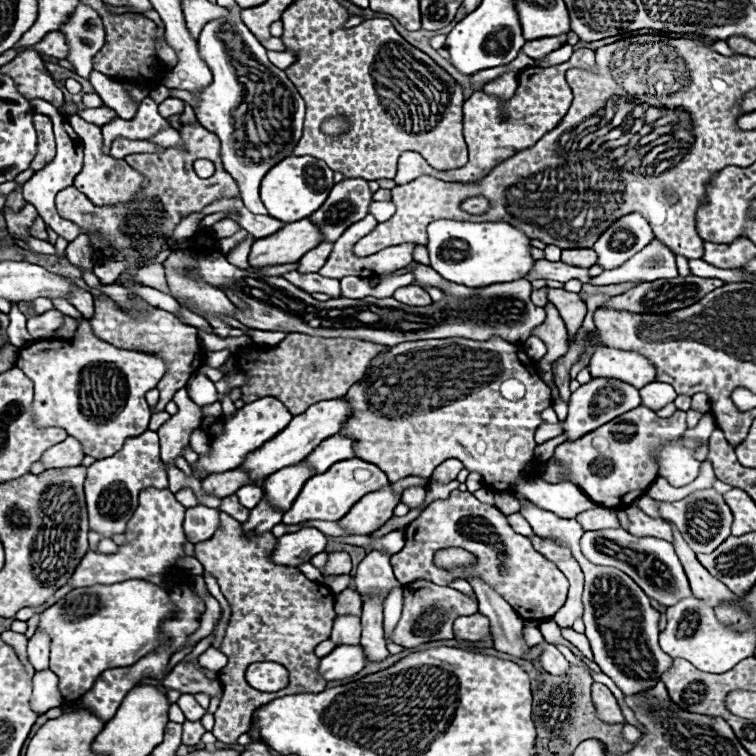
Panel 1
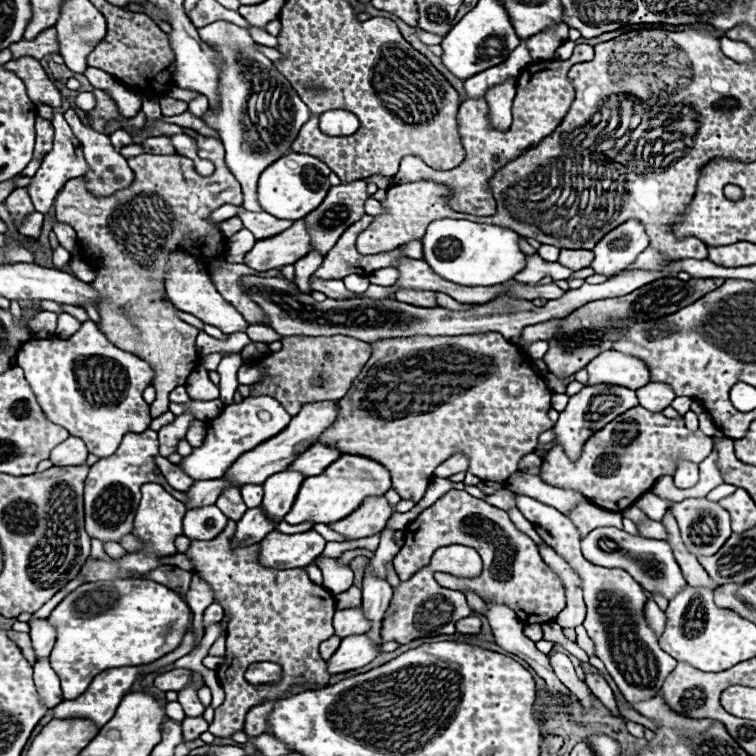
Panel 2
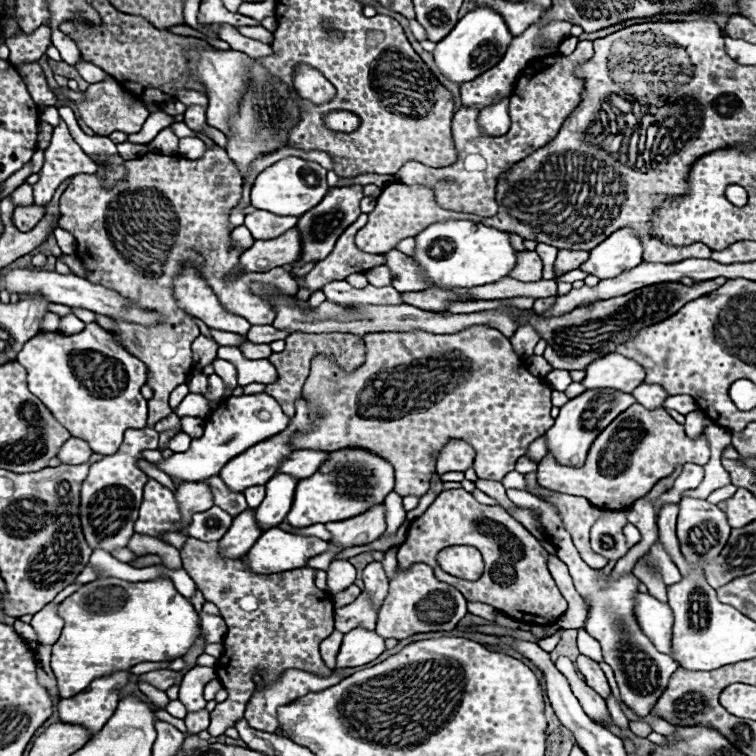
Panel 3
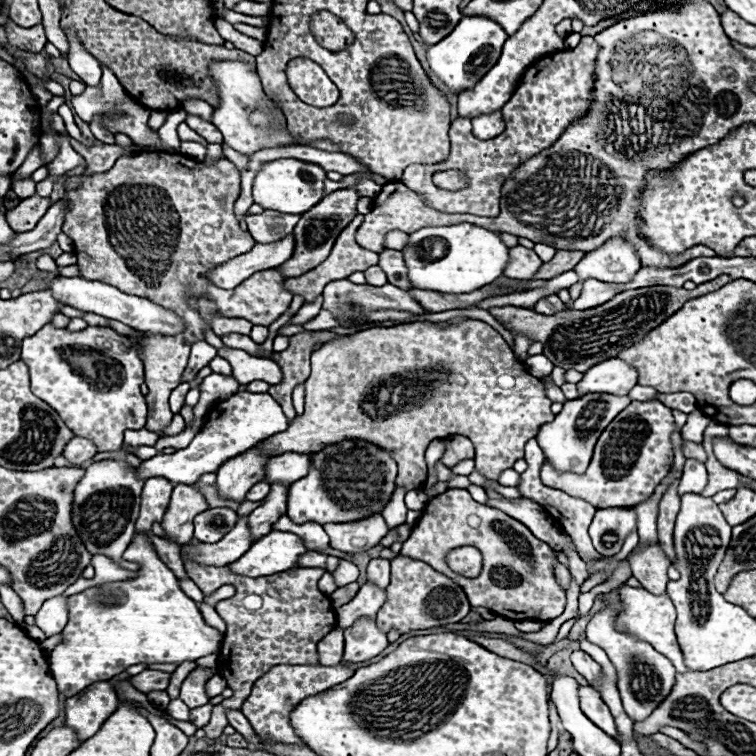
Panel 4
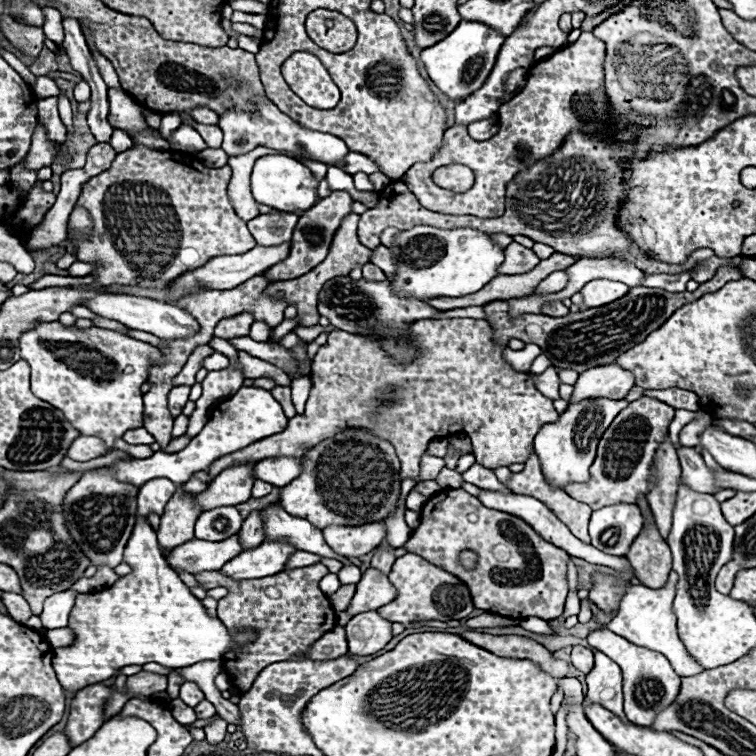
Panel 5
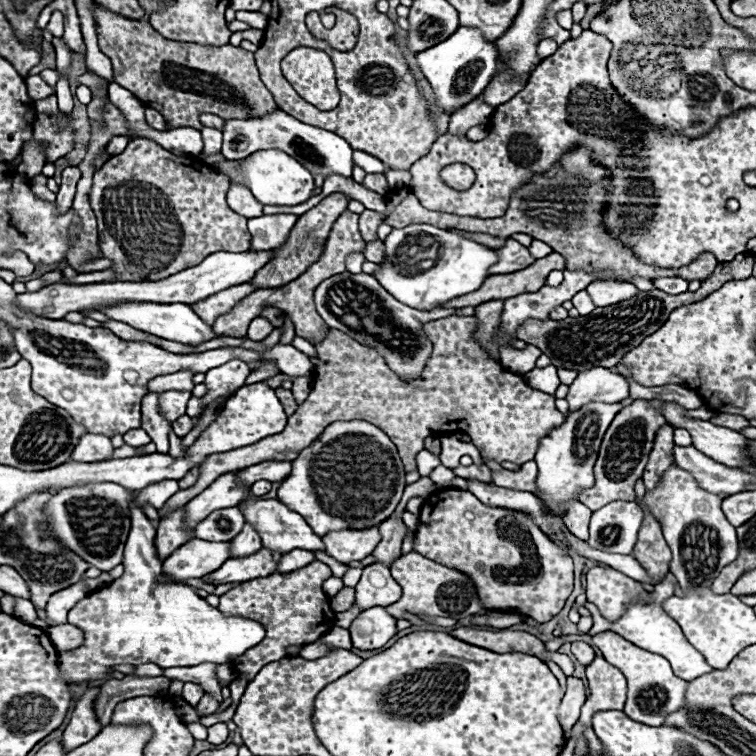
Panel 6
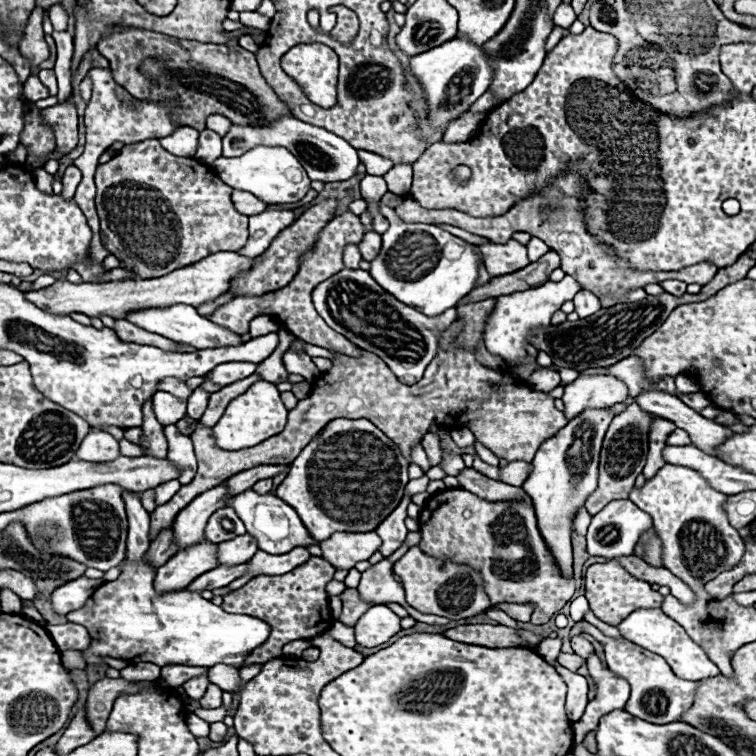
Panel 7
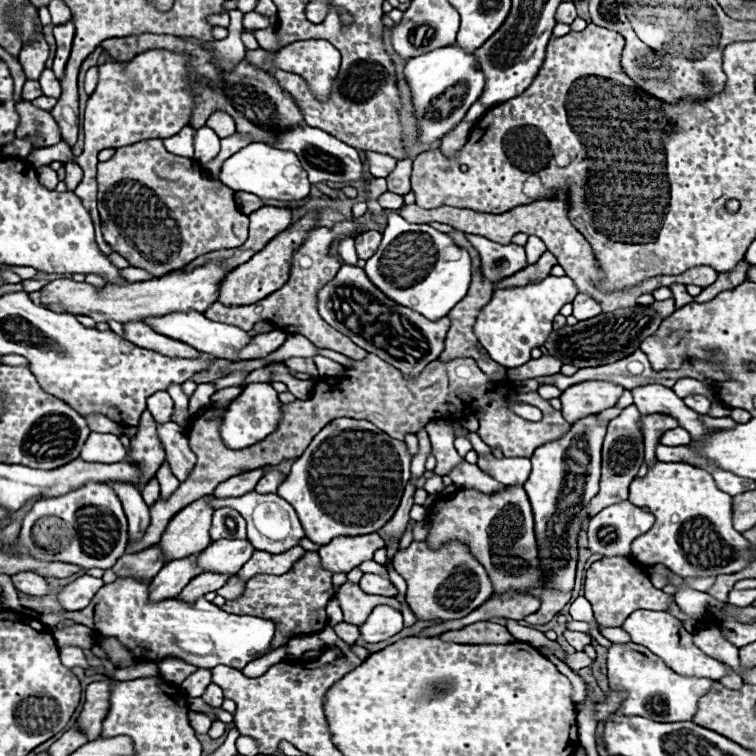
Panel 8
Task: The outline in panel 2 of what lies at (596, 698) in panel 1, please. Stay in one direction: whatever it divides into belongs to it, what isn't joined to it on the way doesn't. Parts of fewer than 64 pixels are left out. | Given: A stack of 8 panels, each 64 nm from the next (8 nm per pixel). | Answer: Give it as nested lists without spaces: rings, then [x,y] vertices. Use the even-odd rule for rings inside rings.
[[[586,672],[586,684],[588,684],[588,688],[592,690],[592,694],[600,700],[600,704],[602,704],[612,716],[620,716],[618,704],[616,704],[616,700],[614,700],[614,694],[612,694],[610,686],[608,686],[602,678]]]

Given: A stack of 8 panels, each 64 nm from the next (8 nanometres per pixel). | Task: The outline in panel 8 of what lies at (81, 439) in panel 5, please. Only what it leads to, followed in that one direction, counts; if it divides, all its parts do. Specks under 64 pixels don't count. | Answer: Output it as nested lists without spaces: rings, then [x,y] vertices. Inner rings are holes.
[[[90,432],[88,440],[80,450],[80,458],[86,462],[100,462],[100,464],[114,464],[126,458],[126,450],[120,444],[120,438],[114,434],[104,432]]]

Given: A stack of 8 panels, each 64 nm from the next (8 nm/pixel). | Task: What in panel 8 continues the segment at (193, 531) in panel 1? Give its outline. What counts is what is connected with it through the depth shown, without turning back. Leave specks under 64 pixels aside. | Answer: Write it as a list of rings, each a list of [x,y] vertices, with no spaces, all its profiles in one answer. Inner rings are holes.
[[[218,508],[214,510],[212,516],[212,526],[210,526],[210,538],[216,540],[234,540],[234,538],[246,538],[246,522],[244,518],[232,510],[232,508]]]

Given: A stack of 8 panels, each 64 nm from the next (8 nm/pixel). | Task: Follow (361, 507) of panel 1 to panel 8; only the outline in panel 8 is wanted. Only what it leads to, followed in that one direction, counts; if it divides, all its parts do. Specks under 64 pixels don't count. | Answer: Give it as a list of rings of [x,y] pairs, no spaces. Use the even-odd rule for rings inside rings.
[[[374,534],[338,536],[318,550],[322,566],[330,572],[350,572],[366,560],[372,560],[374,552],[384,548],[384,540]]]

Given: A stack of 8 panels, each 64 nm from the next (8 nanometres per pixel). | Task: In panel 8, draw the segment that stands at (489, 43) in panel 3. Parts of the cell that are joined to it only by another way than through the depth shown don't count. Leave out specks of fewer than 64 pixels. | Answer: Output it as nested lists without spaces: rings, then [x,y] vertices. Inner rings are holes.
[[[458,44],[442,46],[430,54],[422,54],[406,62],[404,74],[412,88],[414,108],[420,124],[420,142],[432,144],[442,140],[460,120],[464,120],[468,108],[478,100],[478,94],[482,94],[486,86],[486,78],[476,66],[478,62],[474,54],[466,54],[466,50],[462,50]]]

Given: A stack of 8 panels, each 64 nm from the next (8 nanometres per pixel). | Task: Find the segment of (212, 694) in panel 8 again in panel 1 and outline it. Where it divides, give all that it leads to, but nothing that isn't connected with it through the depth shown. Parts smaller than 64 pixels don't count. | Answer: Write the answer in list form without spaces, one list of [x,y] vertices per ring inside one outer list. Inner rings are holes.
[[[184,722],[184,732],[182,732],[182,744],[184,746],[196,746],[204,734],[204,728],[200,722]]]

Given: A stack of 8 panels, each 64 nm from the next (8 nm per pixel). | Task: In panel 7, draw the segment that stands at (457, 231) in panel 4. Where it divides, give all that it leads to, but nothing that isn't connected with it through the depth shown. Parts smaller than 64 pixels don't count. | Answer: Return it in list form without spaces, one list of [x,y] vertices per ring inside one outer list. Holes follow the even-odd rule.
[[[382,202],[376,206],[380,214],[388,218],[390,228],[382,236],[382,250],[378,258],[370,262],[370,276],[394,298],[422,314],[436,316],[446,308],[456,306],[456,302],[476,286],[484,254],[434,224],[404,224],[390,206],[384,206]]]

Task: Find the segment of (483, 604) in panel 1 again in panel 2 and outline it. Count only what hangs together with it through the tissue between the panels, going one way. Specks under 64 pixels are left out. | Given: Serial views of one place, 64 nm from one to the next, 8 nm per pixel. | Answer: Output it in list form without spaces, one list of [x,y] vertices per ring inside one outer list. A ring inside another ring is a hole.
[[[484,598],[484,604],[486,604],[486,614],[484,616],[490,622],[496,644],[500,648],[504,648],[506,652],[516,654],[522,660],[526,660],[536,670],[536,674],[546,680],[548,690],[552,694],[566,694],[568,696],[570,690],[554,676],[554,672],[548,664],[548,656],[538,652],[534,642],[524,636],[524,632],[522,632],[524,622],[518,622],[518,618],[514,618],[514,610],[510,610],[508,606],[490,602],[486,598]]]

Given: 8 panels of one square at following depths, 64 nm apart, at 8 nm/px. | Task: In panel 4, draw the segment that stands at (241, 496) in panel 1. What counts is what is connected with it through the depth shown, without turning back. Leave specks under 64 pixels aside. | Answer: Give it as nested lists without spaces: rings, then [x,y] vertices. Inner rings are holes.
[[[258,482],[258,484],[254,484],[254,486],[248,490],[246,500],[248,500],[248,502],[260,502],[260,500],[266,498],[268,490],[270,490],[270,484],[268,484],[268,482]]]

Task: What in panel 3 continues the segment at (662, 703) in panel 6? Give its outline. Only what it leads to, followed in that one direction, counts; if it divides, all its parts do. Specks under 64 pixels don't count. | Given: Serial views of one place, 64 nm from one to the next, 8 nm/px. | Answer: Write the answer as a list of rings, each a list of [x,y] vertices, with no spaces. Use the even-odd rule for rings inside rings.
[[[506,490],[506,494],[518,508],[526,508],[540,520],[542,528],[546,530],[546,536],[550,538],[548,542],[556,550],[556,556],[570,568],[576,590],[590,602],[586,632],[600,642],[604,662],[610,664],[610,668],[614,670],[622,700],[638,716],[646,716],[650,712],[650,706],[656,704],[658,698],[662,696],[662,692],[666,690],[668,680],[670,680],[672,672],[678,668],[678,664],[668,654],[662,654],[656,650],[656,646],[650,642],[650,638],[646,638],[646,634],[642,634],[642,628],[638,626],[638,622],[634,618],[634,598],[638,594],[640,580],[634,574],[624,574],[618,580],[612,578],[612,572],[608,576],[600,576],[600,570],[590,568],[580,558],[580,552],[576,550],[570,532],[562,526],[562,518],[560,518],[558,510],[554,510],[554,506],[550,506],[548,502],[536,498],[528,492],[522,492],[522,490]]]

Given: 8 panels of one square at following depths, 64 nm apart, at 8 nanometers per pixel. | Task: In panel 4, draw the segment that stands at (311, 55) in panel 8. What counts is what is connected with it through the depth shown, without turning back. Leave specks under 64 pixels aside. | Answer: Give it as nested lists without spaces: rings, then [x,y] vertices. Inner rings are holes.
[[[294,58],[286,68],[286,76],[296,96],[306,104],[324,108],[332,106],[340,96],[334,82],[312,60]]]

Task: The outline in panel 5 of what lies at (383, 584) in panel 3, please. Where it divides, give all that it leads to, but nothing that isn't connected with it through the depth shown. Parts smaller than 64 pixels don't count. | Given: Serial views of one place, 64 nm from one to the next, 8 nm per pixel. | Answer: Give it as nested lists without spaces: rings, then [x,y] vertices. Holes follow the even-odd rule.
[[[384,540],[380,544],[378,554],[374,554],[374,558],[372,558],[372,568],[374,570],[382,570],[382,574],[388,574],[390,568],[392,568],[392,564],[394,564],[394,560],[396,560],[396,556],[392,552],[394,552],[394,548],[388,546],[388,542]]]

